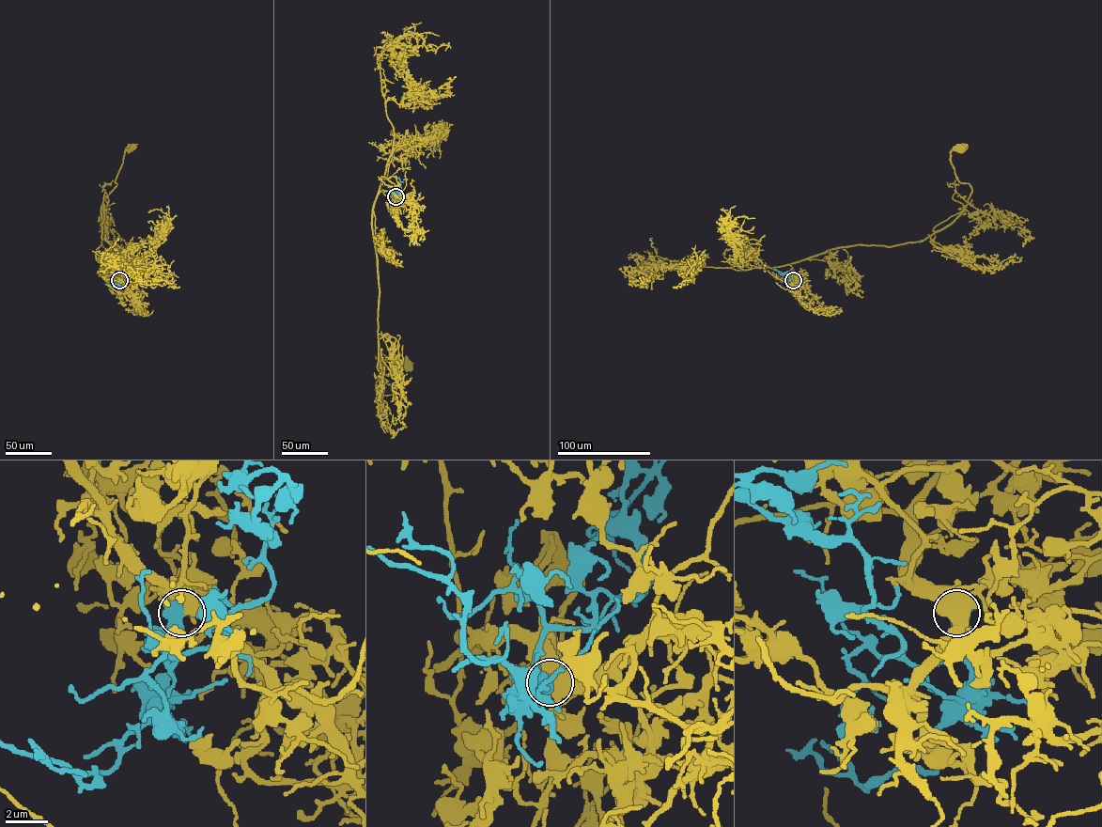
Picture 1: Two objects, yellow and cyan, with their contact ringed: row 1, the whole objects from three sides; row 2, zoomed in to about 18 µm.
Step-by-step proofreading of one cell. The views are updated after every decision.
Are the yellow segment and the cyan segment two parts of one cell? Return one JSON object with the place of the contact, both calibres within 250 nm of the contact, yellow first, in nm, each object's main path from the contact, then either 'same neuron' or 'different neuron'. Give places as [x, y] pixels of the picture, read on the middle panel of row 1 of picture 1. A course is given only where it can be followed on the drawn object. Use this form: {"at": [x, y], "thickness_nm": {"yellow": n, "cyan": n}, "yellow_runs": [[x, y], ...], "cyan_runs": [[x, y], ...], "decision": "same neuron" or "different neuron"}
{"at": [395, 196], "thickness_nm": {"yellow": 550, "cyan": 550}, "yellow_runs": [[396, 197], [380, 191], [372, 215], [379, 288], [377, 368], [391, 375], [392, 362], [398, 354], [408, 365]], "cyan_runs": [[395, 197], [400, 193], [401, 184], [395, 178]], "decision": "same neuron"}

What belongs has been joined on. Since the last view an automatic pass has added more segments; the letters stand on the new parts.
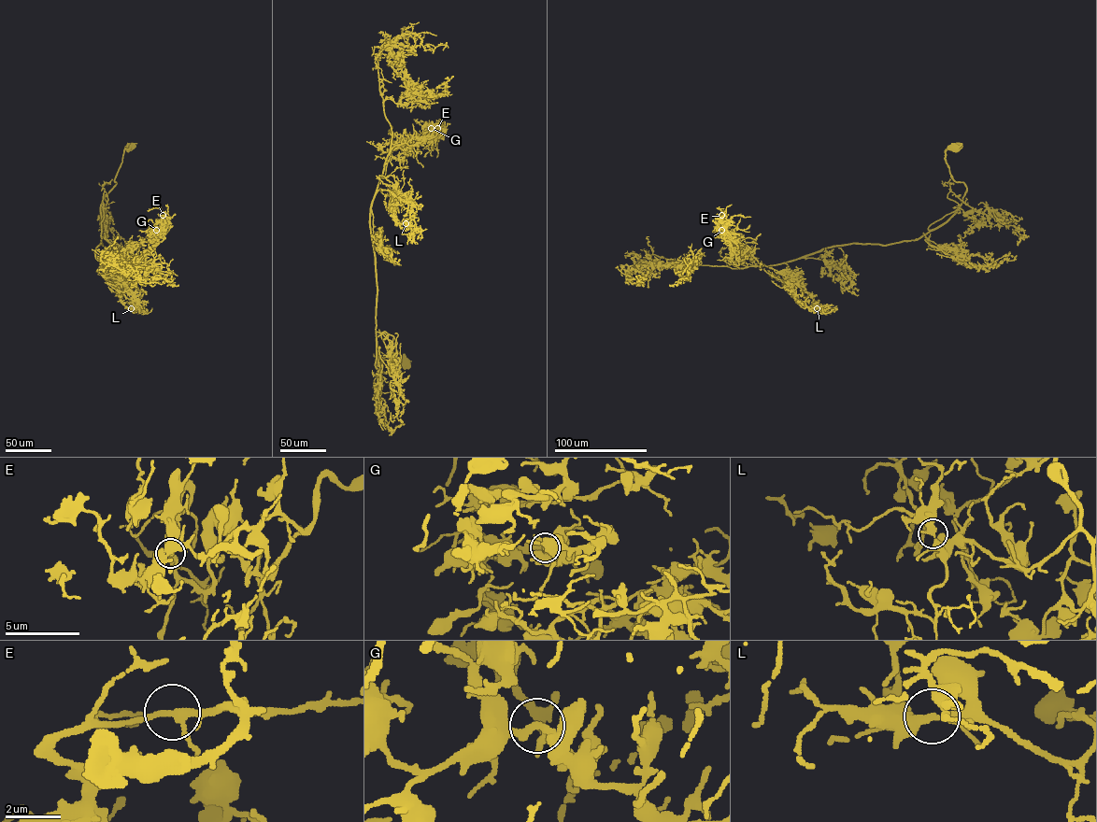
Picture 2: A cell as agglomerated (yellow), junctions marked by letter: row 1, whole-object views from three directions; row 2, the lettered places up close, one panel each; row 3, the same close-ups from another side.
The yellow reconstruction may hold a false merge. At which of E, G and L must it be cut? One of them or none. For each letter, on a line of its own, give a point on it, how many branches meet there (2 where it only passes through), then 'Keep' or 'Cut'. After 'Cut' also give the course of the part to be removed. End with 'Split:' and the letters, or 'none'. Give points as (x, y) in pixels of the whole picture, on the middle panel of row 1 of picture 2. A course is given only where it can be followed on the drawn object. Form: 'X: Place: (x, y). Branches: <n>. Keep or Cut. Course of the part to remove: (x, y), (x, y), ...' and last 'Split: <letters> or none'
E: Place: (437, 128). Branches: 4. Keep
G: Place: (431, 128). Branches: 3. Keep
L: Place: (406, 223). Branches: 3. Keep
Split: none

